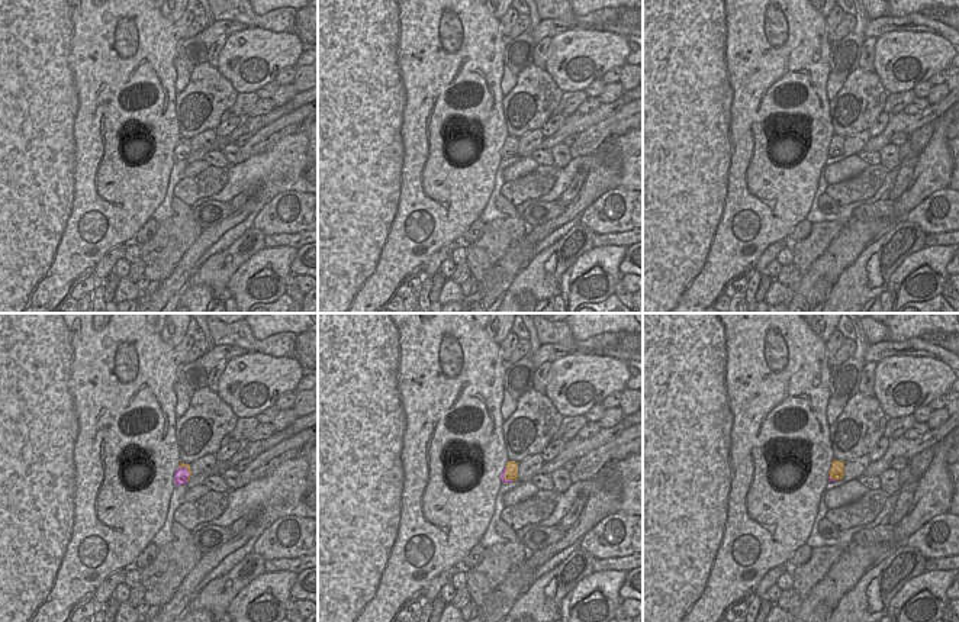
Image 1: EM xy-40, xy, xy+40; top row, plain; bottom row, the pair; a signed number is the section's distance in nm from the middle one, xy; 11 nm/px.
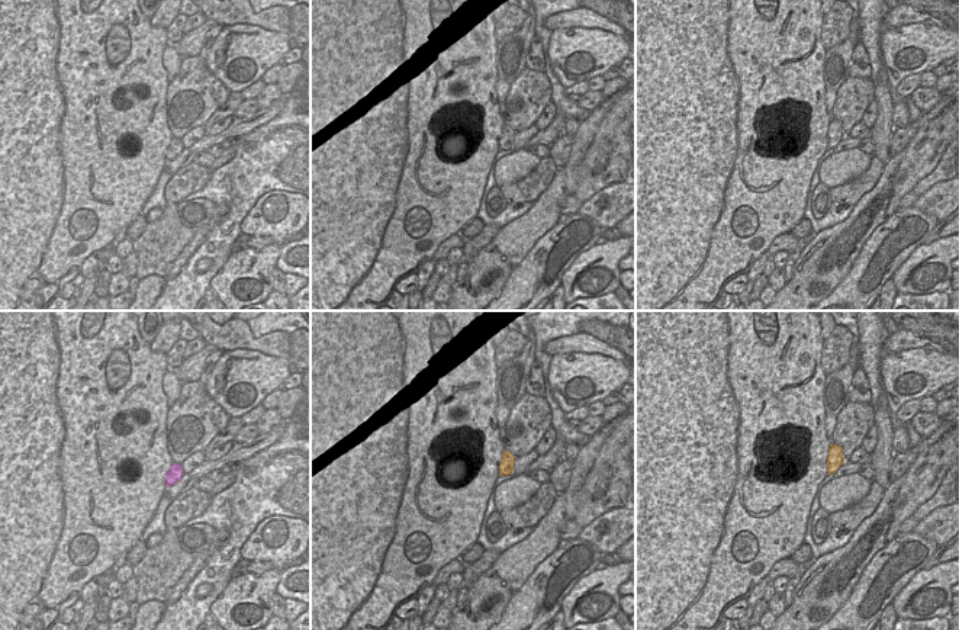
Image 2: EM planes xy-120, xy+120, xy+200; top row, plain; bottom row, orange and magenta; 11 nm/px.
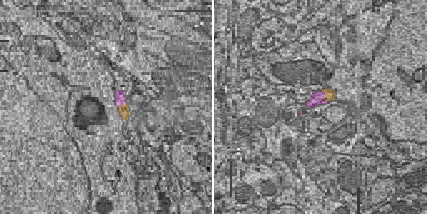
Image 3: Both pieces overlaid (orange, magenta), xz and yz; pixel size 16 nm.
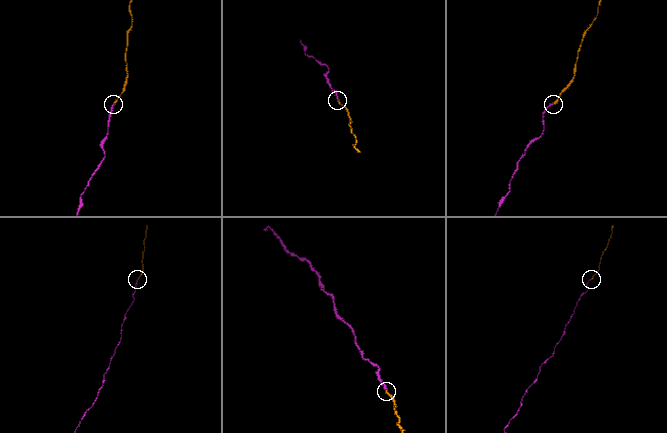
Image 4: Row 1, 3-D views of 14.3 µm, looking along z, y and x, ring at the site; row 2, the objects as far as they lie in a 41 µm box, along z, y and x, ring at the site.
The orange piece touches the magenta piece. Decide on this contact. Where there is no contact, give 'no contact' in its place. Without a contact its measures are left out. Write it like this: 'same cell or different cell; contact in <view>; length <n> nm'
different cell; contact in xy-40; length 220 nm

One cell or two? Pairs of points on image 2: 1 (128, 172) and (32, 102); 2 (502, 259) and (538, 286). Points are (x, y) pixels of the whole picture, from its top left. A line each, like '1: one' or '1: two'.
1: one
2: two

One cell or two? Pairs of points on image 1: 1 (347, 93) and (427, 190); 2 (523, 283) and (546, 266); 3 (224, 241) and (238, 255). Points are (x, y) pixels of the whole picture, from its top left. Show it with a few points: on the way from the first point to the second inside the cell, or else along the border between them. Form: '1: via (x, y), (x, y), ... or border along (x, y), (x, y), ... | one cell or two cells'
1: via (354, 118), (402, 166) | one cell
2: via (528, 280), (540, 271) | one cell
3: border along (251, 226), (228, 247), (212, 254), (202, 266) | two cells

